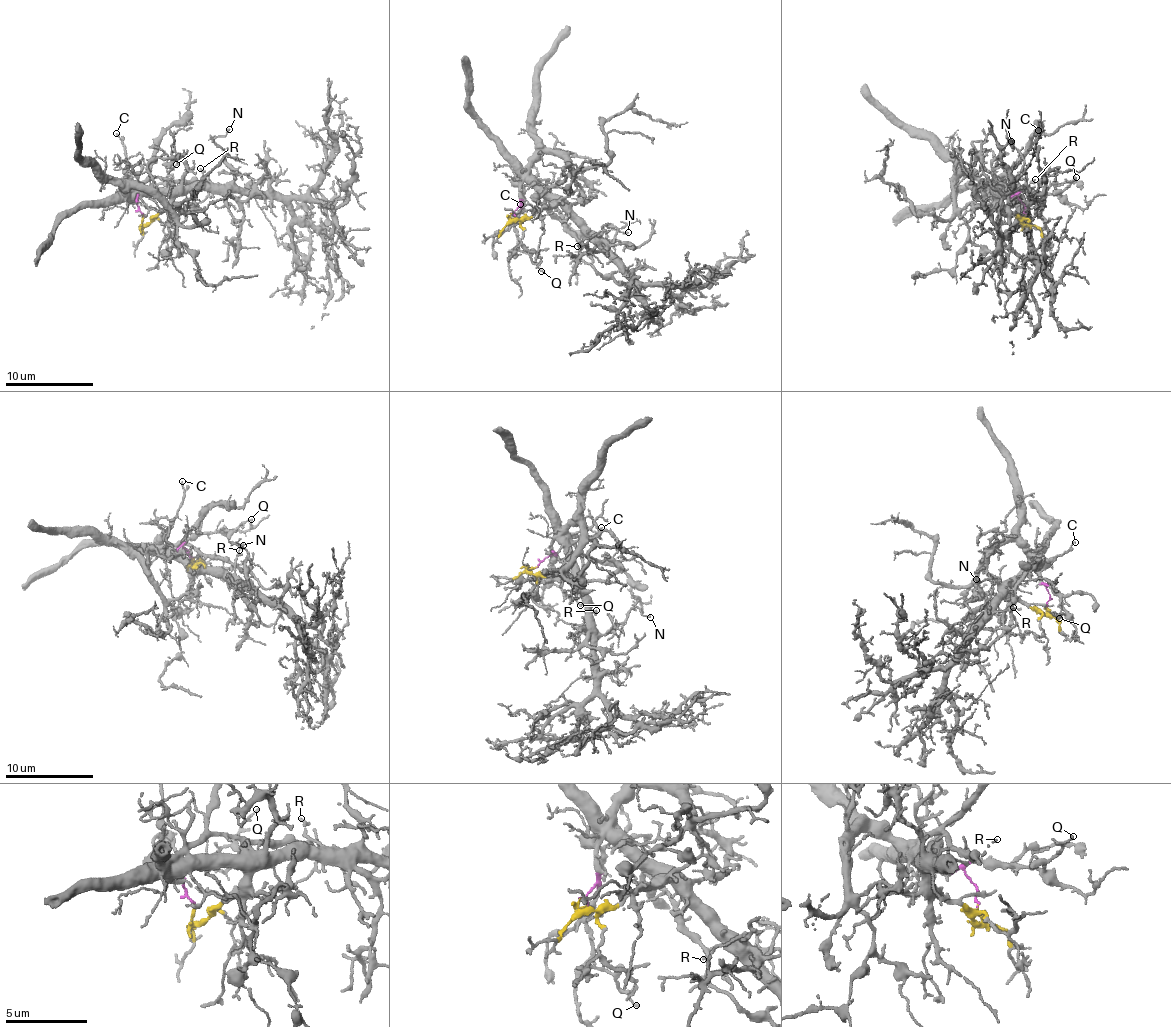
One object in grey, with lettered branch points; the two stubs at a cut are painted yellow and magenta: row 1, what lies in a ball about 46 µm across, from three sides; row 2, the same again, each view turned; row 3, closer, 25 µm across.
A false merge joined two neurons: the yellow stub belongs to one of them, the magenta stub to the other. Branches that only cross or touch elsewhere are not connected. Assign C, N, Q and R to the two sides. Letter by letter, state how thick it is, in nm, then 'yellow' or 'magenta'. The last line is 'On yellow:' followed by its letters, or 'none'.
C: 100 nm thick; magenta
N: 150 nm thick; yellow
Q: 90 nm thick; magenta
R: 160 nm thick; yellow
On yellow: N, R

